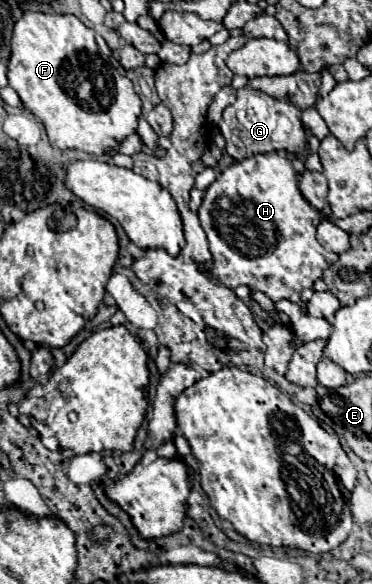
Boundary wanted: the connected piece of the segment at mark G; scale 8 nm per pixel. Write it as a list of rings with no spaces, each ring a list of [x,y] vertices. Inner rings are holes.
[[[238,89],[236,101],[228,105],[222,113],[222,121],[218,123],[222,137],[226,139],[226,153],[242,161],[246,157],[256,153],[270,153],[270,151],[286,151],[286,153],[302,153],[306,149],[306,131],[300,121],[300,109],[288,101],[274,99],[262,91],[256,89]],[[234,129],[236,129],[236,141],[234,143]]]

